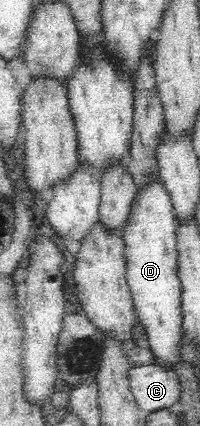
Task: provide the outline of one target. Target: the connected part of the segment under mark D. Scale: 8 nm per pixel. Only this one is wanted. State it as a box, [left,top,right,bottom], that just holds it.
[122,172,183,368]

